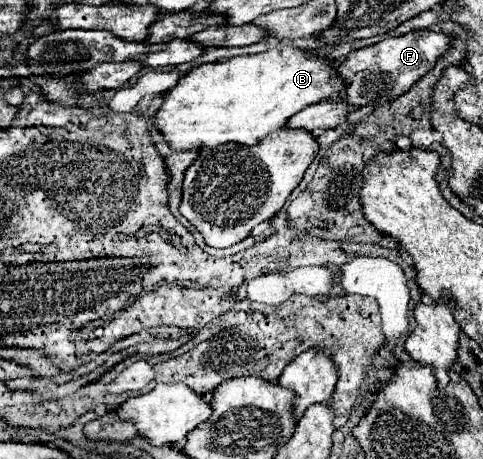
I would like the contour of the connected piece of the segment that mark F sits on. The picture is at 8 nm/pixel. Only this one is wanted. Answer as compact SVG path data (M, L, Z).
M423 28L353 50L347 60L337 68L341 78L347 80L347 92L343 98L347 98L353 106L375 106L375 102L383 104L401 96L433 68L433 64L449 50L451 40L451 34Z

